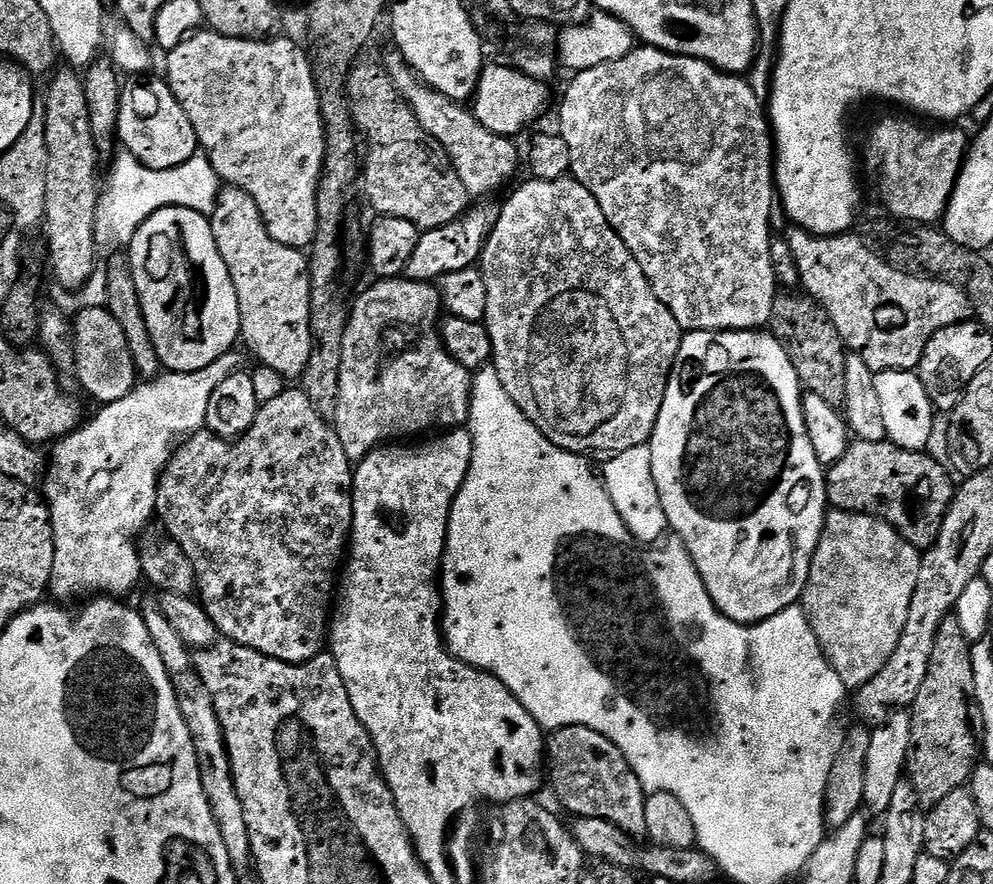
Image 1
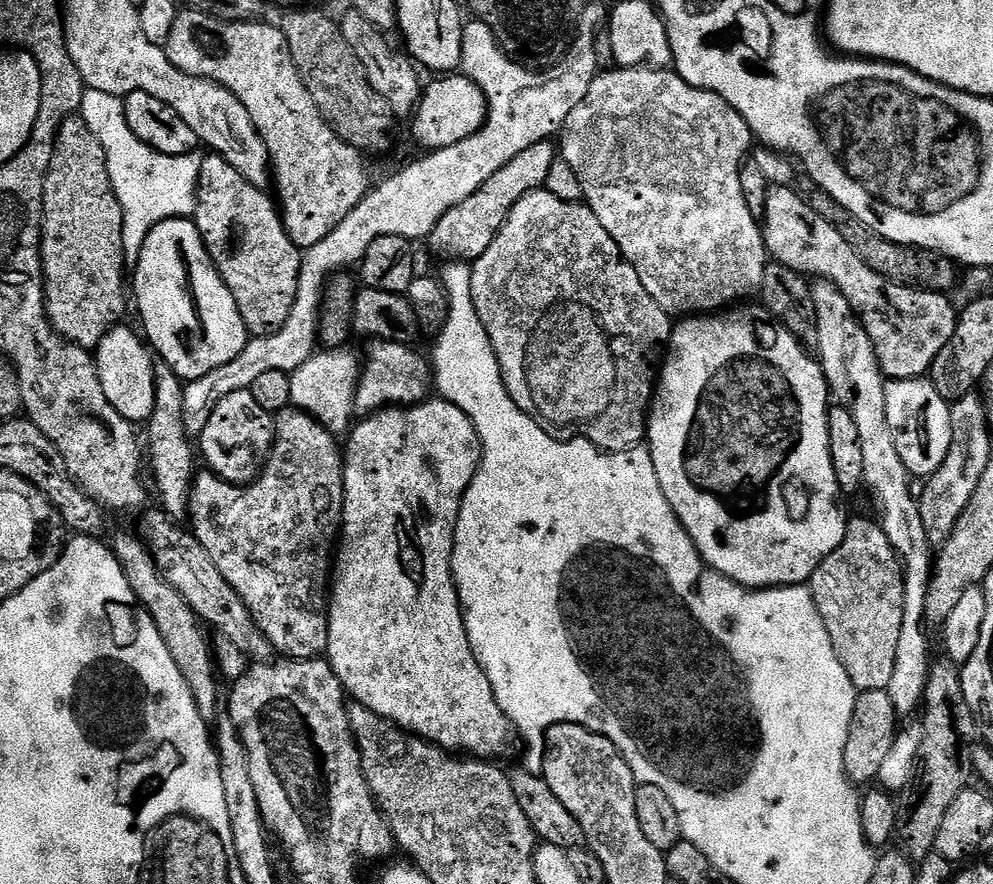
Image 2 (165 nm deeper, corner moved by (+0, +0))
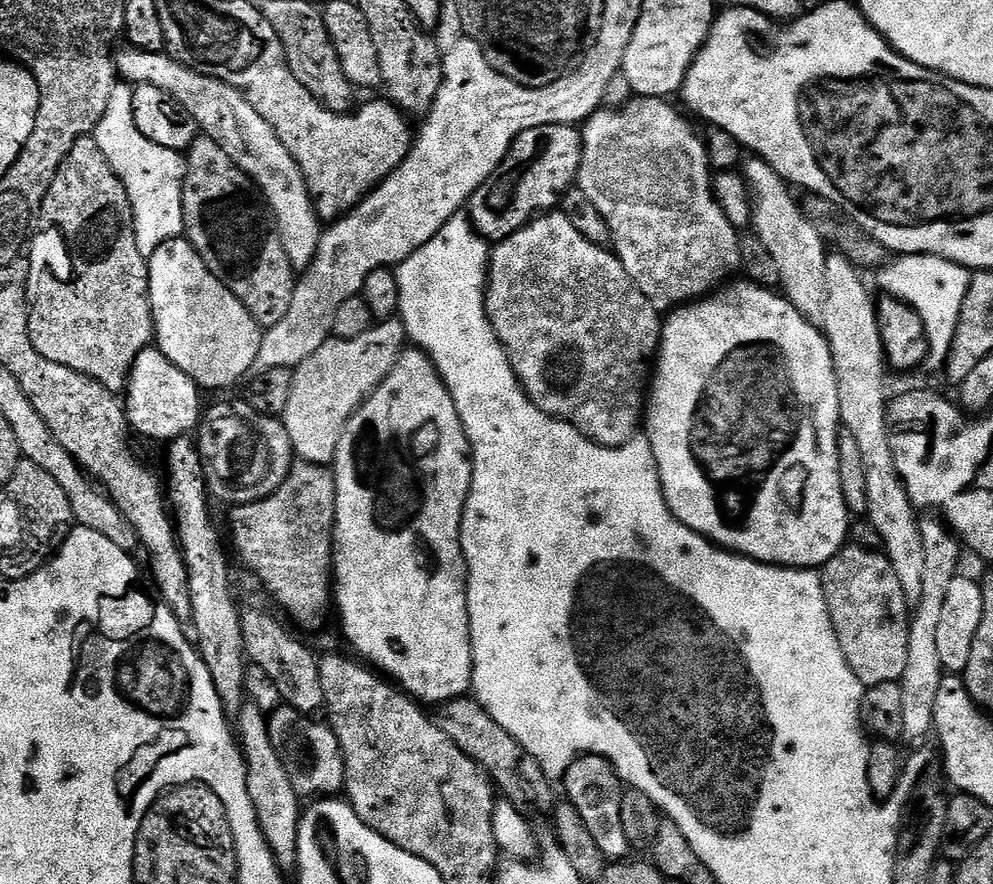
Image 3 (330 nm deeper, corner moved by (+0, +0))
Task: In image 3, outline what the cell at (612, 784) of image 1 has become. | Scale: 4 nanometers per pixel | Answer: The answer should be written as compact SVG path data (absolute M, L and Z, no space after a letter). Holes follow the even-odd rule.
M579 756L570 770L566 770L562 787L568 795L565 796L567 803L573 804L578 814L582 814L582 822L586 822L594 842L598 842L598 850L602 850L609 862L623 861L634 845L626 838L626 829L622 826L622 798L626 788L611 762L601 756Z

